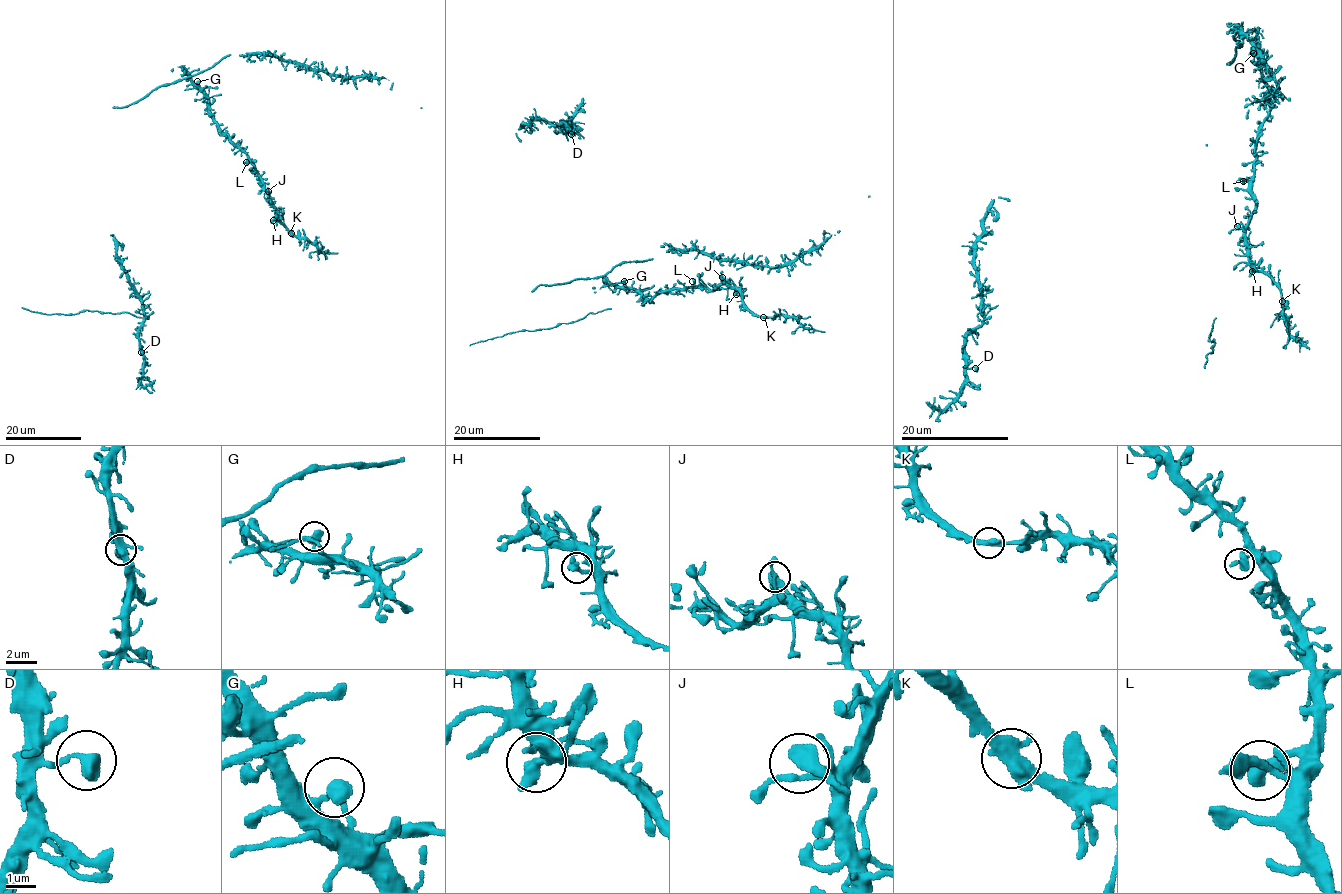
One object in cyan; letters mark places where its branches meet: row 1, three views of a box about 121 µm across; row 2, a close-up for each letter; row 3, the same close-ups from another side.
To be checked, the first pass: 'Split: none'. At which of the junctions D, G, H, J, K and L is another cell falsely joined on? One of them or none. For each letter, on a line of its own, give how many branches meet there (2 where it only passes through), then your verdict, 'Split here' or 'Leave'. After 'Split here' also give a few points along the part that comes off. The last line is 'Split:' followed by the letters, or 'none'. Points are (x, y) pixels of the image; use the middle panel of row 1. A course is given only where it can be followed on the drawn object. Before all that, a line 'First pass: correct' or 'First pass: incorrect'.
First pass: correct
D: Branches: 1. Leave
G: Branches: 1. Leave
H: Branches: 1. Leave
J: Branches: 2. Leave
K: Branches: 2. Leave
L: Branches: 1. Leave
Split: none

